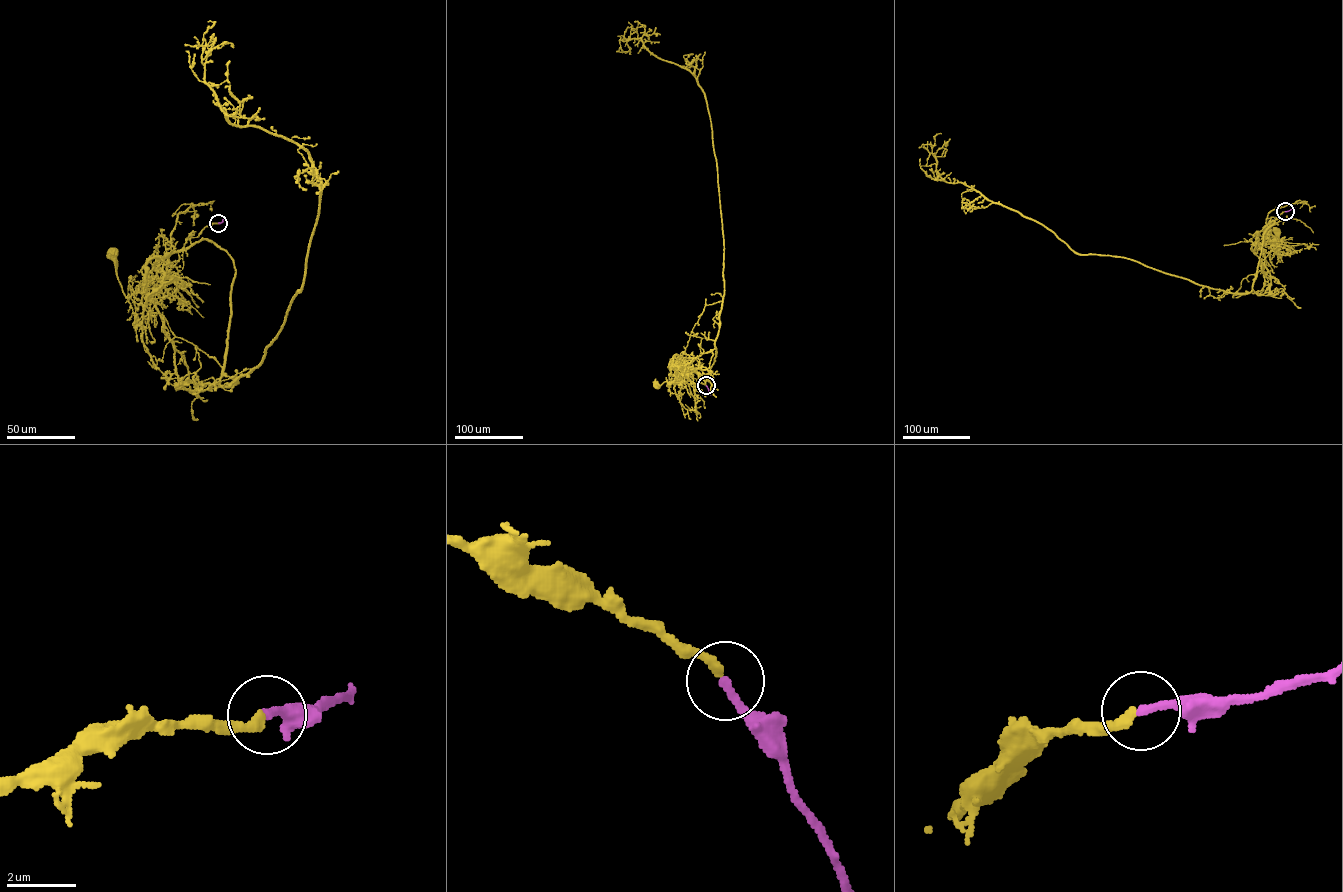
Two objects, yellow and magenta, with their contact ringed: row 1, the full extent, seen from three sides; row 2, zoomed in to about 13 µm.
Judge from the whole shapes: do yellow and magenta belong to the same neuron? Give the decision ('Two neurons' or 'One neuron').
One neuron

